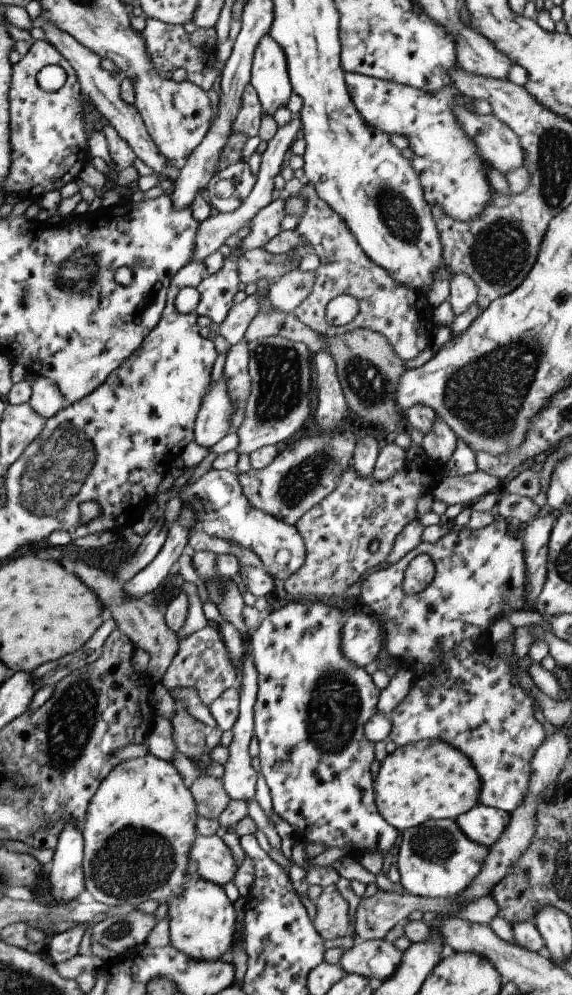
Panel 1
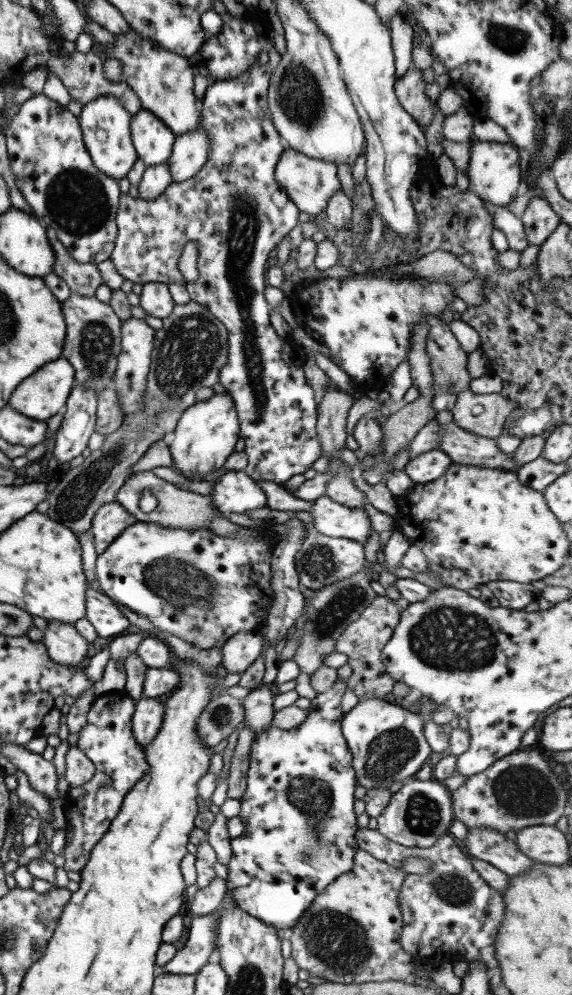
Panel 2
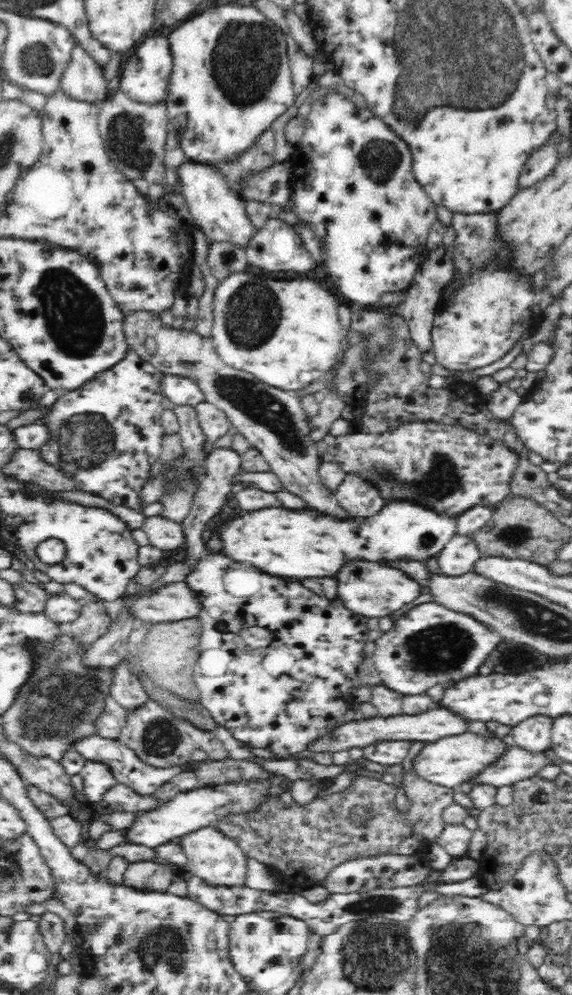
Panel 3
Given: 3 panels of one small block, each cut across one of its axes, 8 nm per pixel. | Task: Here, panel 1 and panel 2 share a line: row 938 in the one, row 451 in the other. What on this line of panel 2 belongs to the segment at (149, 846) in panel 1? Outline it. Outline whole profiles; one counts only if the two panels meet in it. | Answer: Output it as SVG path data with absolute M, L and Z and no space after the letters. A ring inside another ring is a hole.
M213 393L203 401L195 401L191 406L183 410L177 419L175 428L168 437L168 449L176 473L188 480L197 480L193 476L203 476L213 470L217 470L231 454L233 445L239 437L239 421L236 415L235 405L229 393Z

